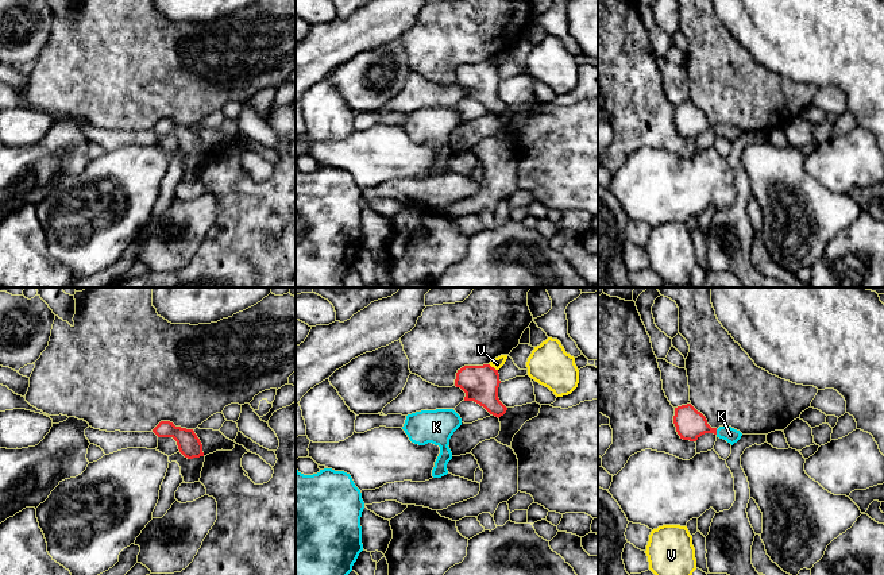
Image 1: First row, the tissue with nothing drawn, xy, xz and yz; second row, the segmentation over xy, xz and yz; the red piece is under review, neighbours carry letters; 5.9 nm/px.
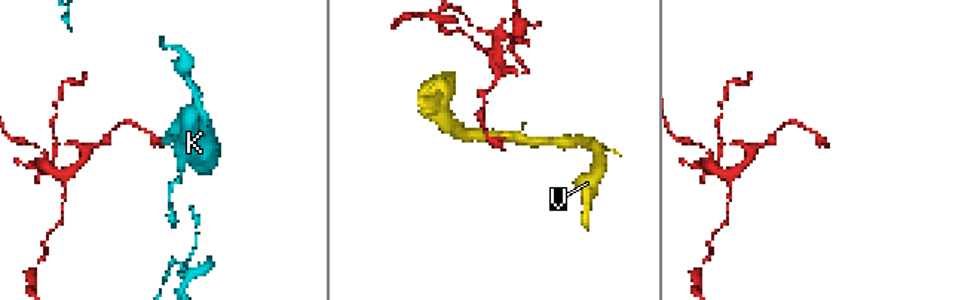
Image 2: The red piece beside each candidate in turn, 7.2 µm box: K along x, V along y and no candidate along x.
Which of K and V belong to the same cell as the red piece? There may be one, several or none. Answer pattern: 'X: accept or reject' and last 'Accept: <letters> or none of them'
K: accept
V: reject
Accept: K

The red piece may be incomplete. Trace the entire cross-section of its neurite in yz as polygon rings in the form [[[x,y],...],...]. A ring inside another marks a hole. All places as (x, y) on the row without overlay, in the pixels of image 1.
[[[691,101],[675,105],[673,121],[680,136],[690,139],[696,139],[705,131],[714,131],[733,143],[742,134],[740,128],[731,124],[711,126],[706,115]]]

